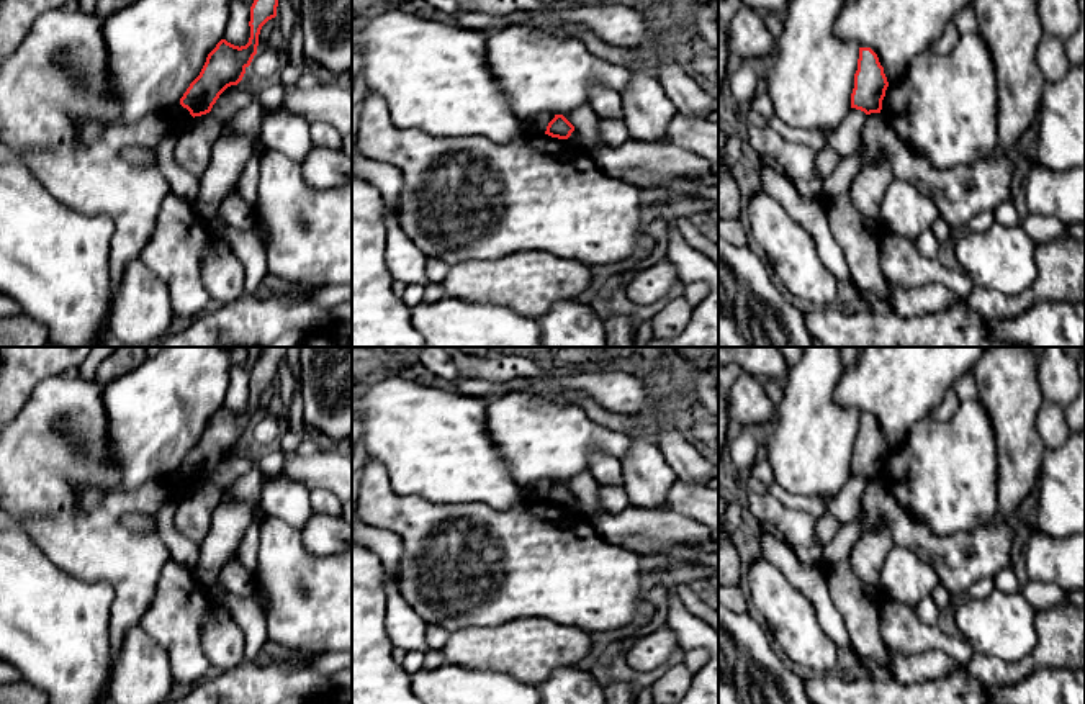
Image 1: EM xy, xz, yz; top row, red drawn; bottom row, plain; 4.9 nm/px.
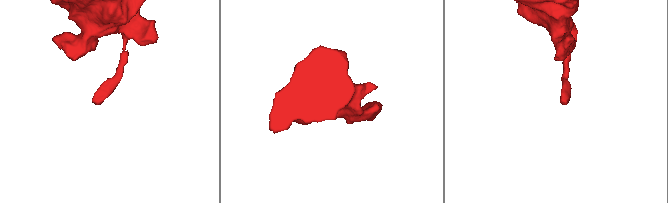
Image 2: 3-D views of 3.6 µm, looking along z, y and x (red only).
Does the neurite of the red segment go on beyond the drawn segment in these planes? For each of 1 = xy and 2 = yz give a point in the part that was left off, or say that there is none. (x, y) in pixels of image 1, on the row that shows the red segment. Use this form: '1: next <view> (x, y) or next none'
1: next none
2: next none

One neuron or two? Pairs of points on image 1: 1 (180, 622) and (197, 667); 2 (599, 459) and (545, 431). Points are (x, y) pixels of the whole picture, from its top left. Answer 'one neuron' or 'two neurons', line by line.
1: one neuron
2: two neurons

